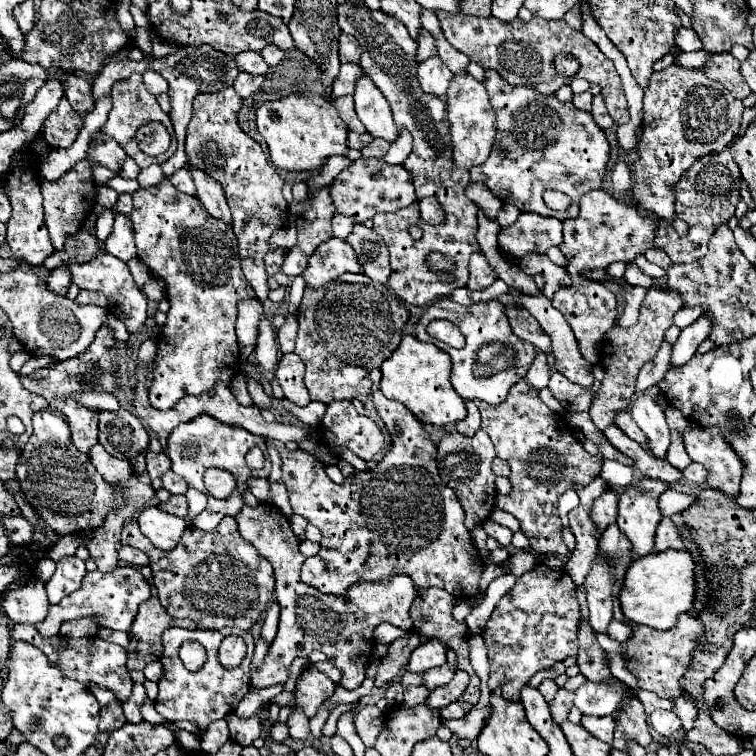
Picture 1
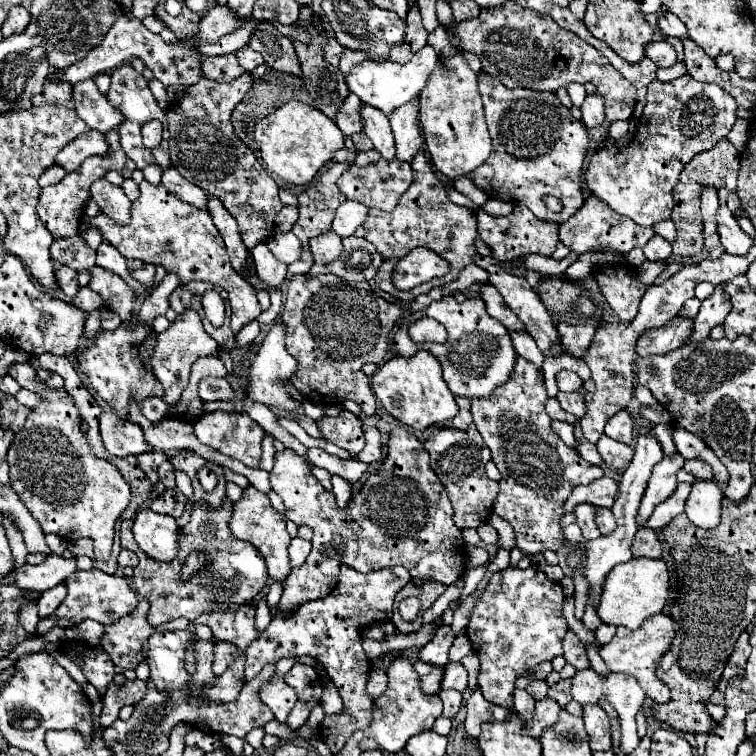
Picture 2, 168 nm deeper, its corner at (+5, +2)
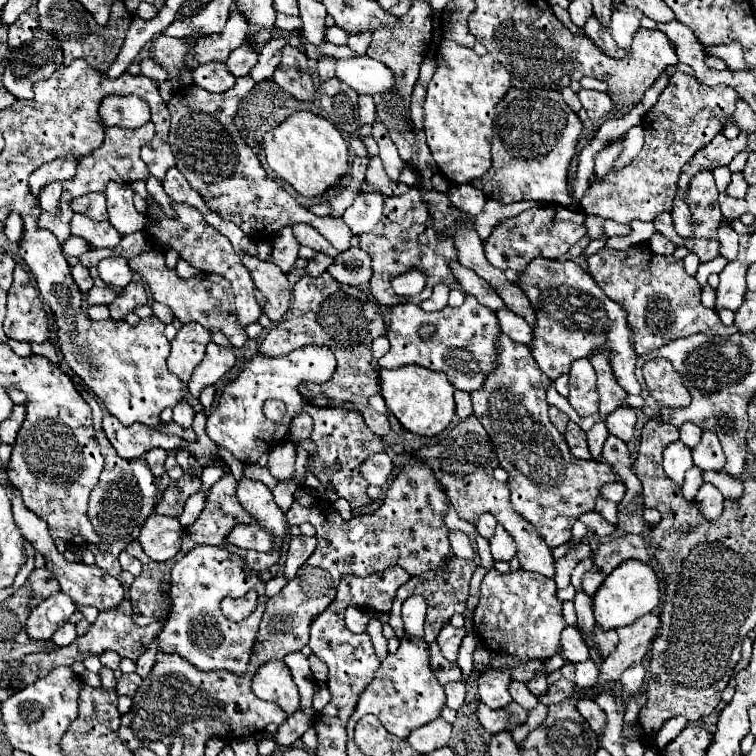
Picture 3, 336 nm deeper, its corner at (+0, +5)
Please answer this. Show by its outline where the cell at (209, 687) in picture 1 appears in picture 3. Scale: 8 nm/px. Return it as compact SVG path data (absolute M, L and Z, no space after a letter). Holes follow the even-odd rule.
M193 548L171 570L171 598L173 610L157 636L157 644L163 654L177 654L191 662L199 670L229 670L245 674L251 658L251 648L257 638L257 630L265 612L265 584L243 570L245 564L237 554L225 548ZM249 590L257 590L259 602L253 614L241 622L231 622L221 612L221 600L225 596L241 598Z

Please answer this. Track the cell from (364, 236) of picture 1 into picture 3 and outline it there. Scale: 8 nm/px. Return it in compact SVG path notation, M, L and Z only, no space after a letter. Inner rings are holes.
M349 248L345 252L341 252L333 266L329 266L329 274L343 284L351 284L351 286L361 286L365 282L369 282L373 268L371 268L371 258L369 254L365 254L365 250L361 248Z

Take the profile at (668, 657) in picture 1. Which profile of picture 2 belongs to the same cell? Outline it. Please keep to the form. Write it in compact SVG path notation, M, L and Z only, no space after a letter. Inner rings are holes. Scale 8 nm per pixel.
M656 613L656 615L648 617L636 631L618 627L612 641L608 645L600 647L600 657L604 659L604 663L608 665L610 671L622 671L622 673L636 677L652 701L664 703L670 697L670 689L656 677L656 663L668 651L672 637L674 637L674 621L664 613Z

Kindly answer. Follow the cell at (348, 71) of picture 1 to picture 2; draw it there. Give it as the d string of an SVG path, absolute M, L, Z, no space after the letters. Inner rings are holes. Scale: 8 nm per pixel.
M344 49L342 55L340 55L340 65L338 65L338 67L340 67L340 71L346 75L348 69L352 69L352 65L356 65L356 63L360 63L360 61L364 61L364 59L368 59L368 53Z

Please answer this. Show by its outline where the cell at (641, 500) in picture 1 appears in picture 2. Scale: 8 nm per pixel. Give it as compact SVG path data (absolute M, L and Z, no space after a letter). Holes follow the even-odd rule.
M664 455L660 463L656 463L654 471L652 471L652 477L648 481L648 487L646 487L646 493L642 497L642 503L640 503L640 511L638 511L638 525L646 525L648 517L652 515L654 507L664 503L668 497L672 497L672 493L676 491L676 473L682 469L684 465L684 457L682 455Z

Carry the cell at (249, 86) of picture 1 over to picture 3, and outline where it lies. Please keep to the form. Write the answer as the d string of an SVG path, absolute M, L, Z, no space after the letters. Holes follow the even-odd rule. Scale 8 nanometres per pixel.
M297 30L294 32L295 34L291 38L273 39L262 47L259 60L250 72L255 82L272 78L274 71L281 62L281 50L286 45L297 47L302 52L306 51L303 42L297 38Z

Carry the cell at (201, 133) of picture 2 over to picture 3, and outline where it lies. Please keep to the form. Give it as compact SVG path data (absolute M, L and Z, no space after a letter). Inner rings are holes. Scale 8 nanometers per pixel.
M241 76L231 90L221 94L211 94L195 84L181 86L173 94L173 98L167 102L167 108L171 112L169 144L177 170L181 170L189 184L207 200L209 208L217 210L223 218L227 212L233 212L231 220L247 235L260 234L263 240L270 240L281 230L281 226L303 222L319 230L319 234L323 234L339 252L347 250L353 236L349 226L341 218L321 218L297 204L295 198L287 194L281 184L277 184L277 180L267 176L259 158L245 144L241 134L231 130L239 100L243 100L253 90L253 86L255 80L251 76Z

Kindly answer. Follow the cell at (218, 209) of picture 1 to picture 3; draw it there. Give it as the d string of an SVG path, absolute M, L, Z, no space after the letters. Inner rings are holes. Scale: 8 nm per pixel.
M241 254L241 262L243 266L249 270L257 290L261 290L261 294L265 296L267 304L265 304L265 314L277 322L283 318L283 314L289 308L289 280L287 274L273 264L267 264L265 260L261 260L259 256L253 254Z

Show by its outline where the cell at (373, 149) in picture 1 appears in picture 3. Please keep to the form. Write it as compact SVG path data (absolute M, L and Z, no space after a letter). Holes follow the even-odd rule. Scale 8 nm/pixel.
M373 156L371 162L369 162L369 166L367 166L367 180L369 180L371 184L375 184L385 196L401 196L401 194L405 194L405 190L409 190L405 184L393 182L393 180L385 174L385 168L383 168L379 156Z

